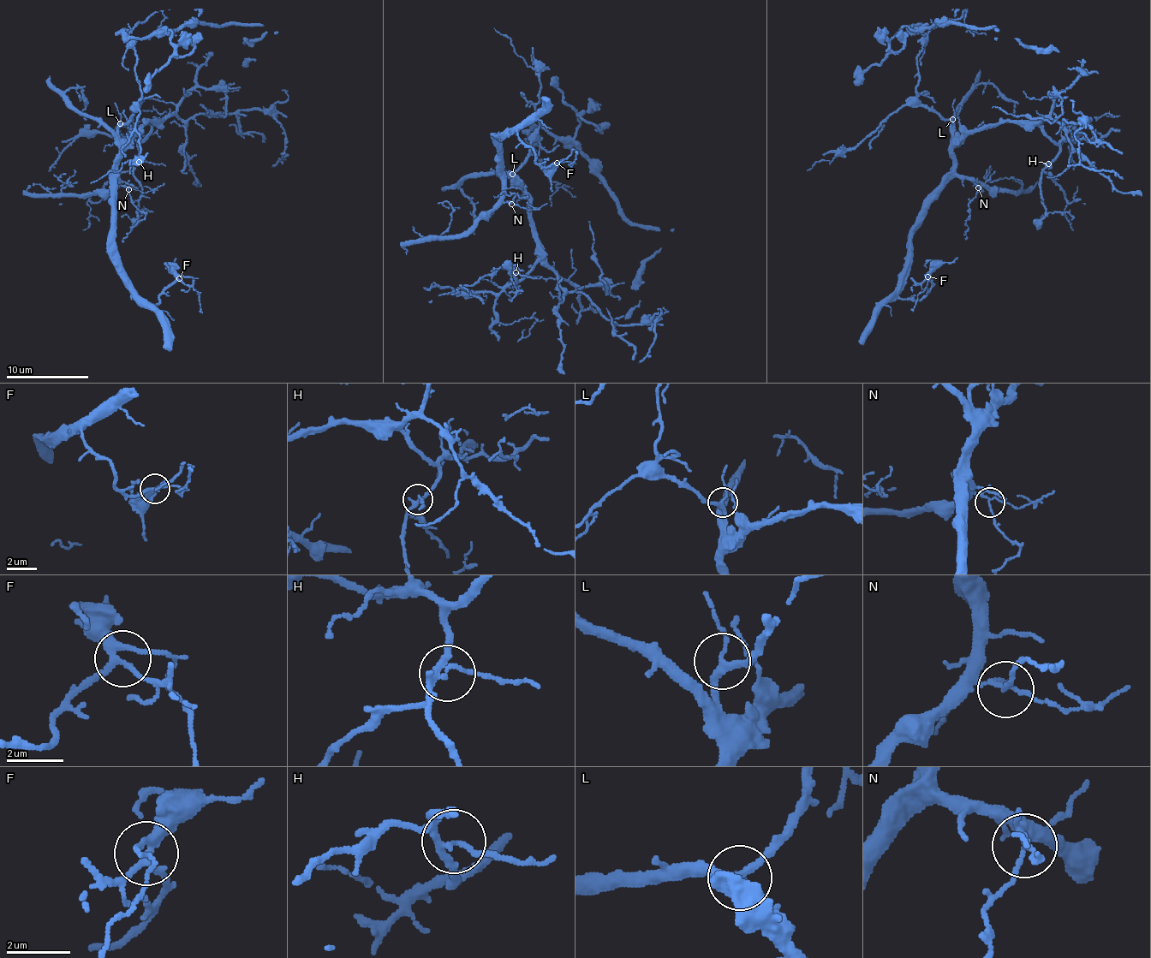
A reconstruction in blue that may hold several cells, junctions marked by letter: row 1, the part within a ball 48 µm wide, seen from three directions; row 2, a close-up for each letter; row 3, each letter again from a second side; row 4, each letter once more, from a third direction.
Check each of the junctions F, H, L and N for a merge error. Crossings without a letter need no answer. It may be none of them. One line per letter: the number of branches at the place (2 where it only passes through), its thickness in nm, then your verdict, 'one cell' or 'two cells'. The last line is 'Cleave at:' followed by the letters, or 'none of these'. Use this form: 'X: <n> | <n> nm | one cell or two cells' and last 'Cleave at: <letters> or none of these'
F: 4 | 240 nm | one cell
H: 3 | 180 nm | one cell
L: 3 | 200 nm | one cell
N: 4 | 120 nm | one cell
Cleave at: none of these

